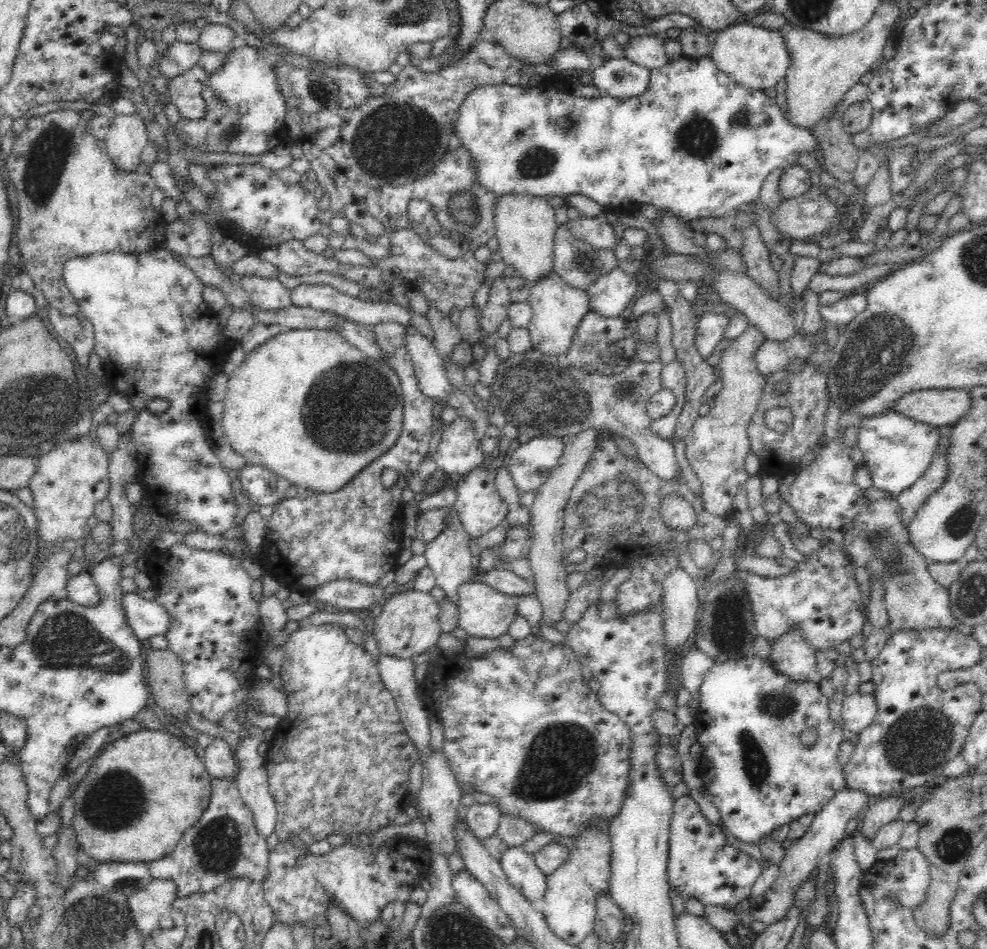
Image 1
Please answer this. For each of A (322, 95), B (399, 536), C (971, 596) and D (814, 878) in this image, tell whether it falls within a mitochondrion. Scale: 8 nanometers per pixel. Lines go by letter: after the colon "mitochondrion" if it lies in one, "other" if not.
A: mitochondrion
B: other
C: mitochondrion
D: other

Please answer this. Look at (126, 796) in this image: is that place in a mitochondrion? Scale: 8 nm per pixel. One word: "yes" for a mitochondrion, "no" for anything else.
yes

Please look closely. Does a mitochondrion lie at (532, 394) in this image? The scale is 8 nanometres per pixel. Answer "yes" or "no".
yes

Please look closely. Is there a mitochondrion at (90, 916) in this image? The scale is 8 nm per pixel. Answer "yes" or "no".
yes

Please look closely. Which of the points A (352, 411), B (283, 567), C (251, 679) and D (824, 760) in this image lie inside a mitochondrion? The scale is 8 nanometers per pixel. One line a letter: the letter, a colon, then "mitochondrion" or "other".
A: mitochondrion
B: other
C: other
D: other

